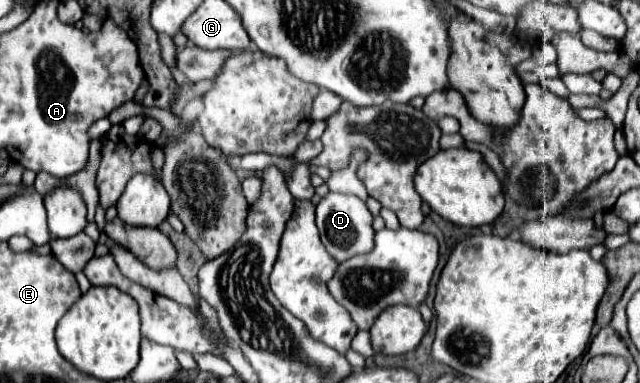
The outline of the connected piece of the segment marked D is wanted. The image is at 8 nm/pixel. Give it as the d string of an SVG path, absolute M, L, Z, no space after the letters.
M328 192L316 206L316 226L320 230L322 244L338 262L348 260L348 256L356 256L358 252L370 252L370 248L374 248L372 214L358 196Z

